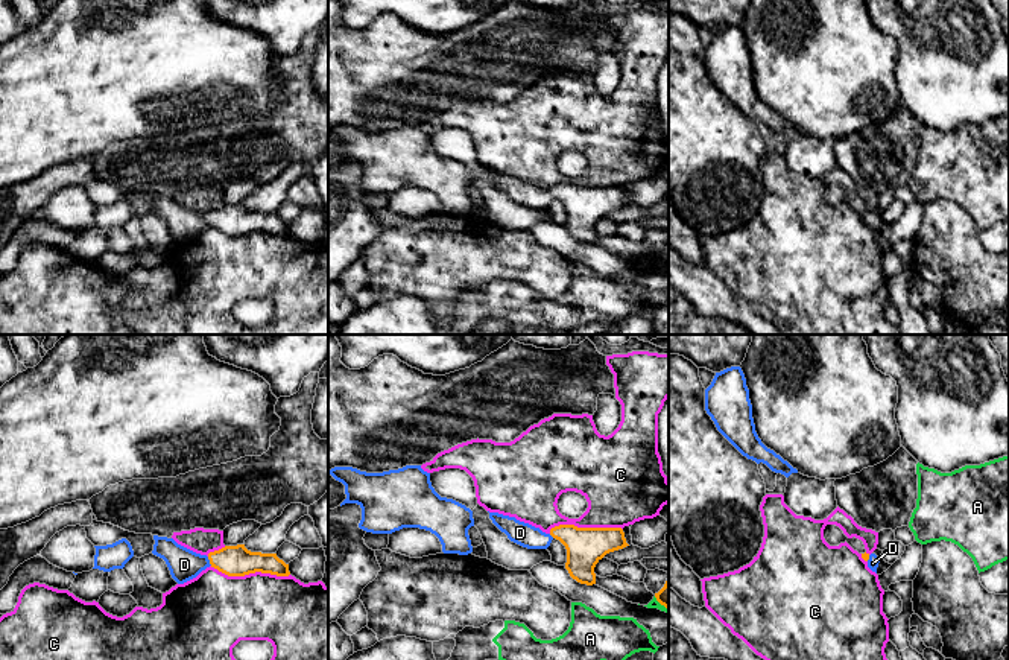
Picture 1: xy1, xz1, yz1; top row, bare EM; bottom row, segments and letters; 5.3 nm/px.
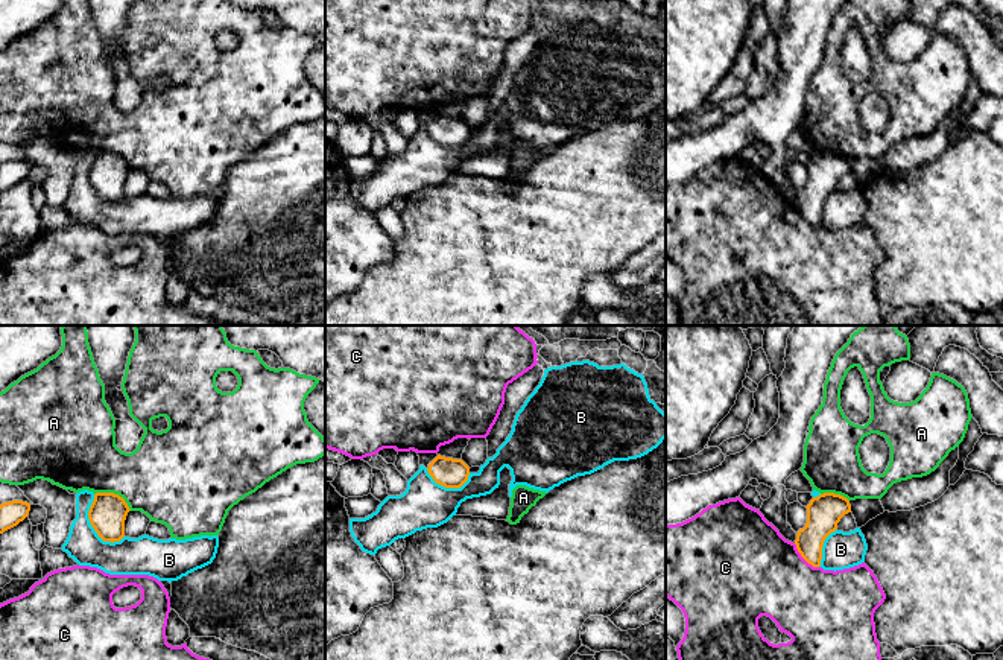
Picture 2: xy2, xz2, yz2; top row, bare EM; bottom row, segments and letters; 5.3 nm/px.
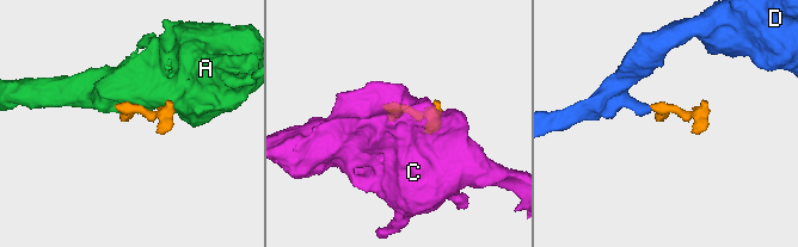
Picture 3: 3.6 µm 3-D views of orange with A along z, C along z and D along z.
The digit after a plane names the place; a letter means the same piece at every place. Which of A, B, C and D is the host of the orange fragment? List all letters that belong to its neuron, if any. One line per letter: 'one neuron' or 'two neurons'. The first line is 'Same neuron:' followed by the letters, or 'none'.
Same neuron: D
A: two neurons
B: two neurons
C: two neurons
D: one neuron

